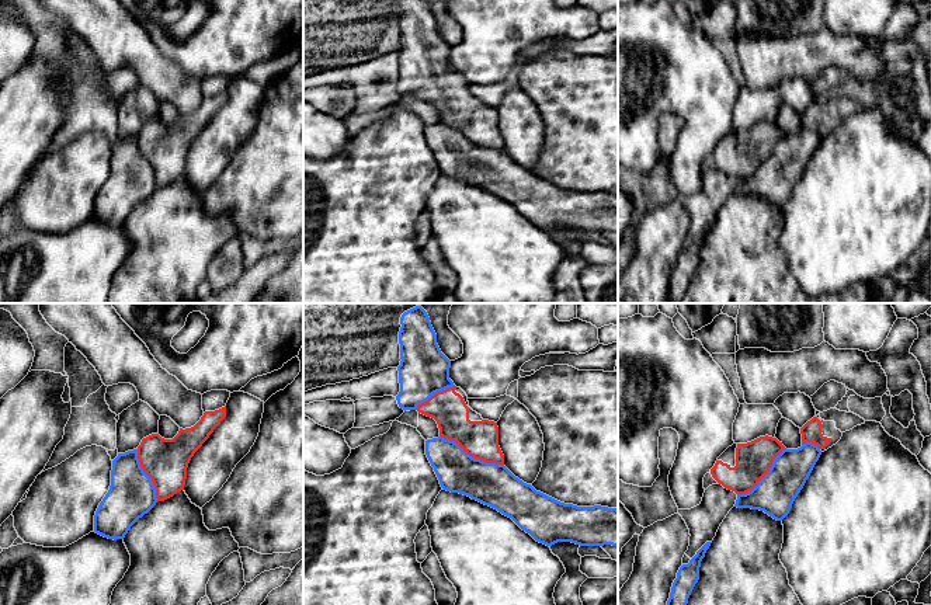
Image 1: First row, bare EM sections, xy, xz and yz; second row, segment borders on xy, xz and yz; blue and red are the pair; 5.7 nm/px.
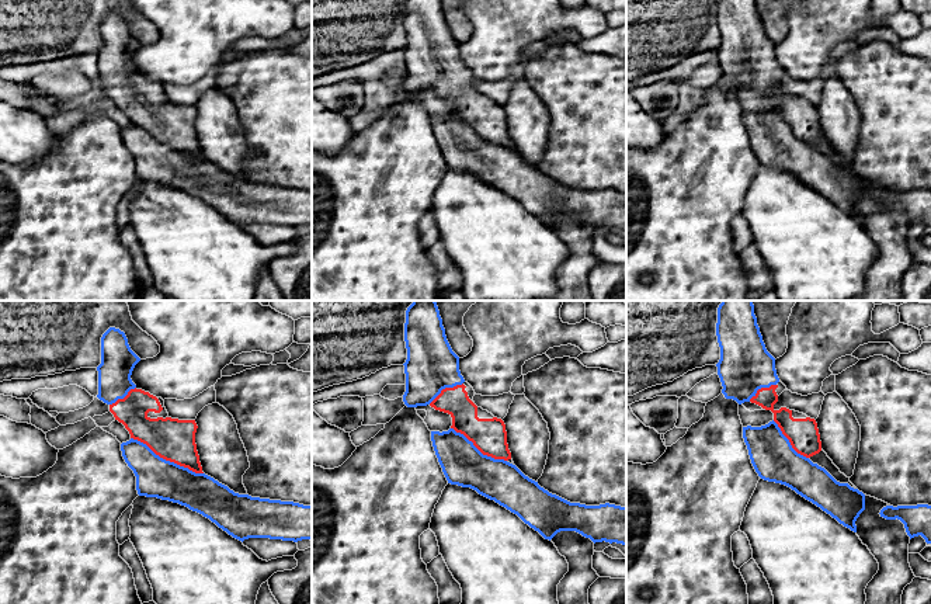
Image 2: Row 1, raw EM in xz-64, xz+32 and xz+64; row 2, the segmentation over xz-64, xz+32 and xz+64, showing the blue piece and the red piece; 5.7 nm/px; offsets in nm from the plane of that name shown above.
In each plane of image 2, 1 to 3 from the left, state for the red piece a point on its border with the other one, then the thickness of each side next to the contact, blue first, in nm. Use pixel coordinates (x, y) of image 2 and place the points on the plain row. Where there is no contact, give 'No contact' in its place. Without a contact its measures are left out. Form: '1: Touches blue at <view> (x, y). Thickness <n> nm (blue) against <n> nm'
1: Touches blue at xz-64 (167, 146). Thickness 220 nm (blue) against 240 nm
2: Touches blue at xz+32 (478, 135). Thickness 240 nm (blue) against 200 nm
3: Touches blue at xz+64 (788, 127). Thickness 260 nm (blue) against 180 nm

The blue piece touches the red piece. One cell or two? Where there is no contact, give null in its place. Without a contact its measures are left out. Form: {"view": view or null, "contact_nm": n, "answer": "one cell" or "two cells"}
{"view": "xz", "contact_nm": 400, "answer": "one cell"}

